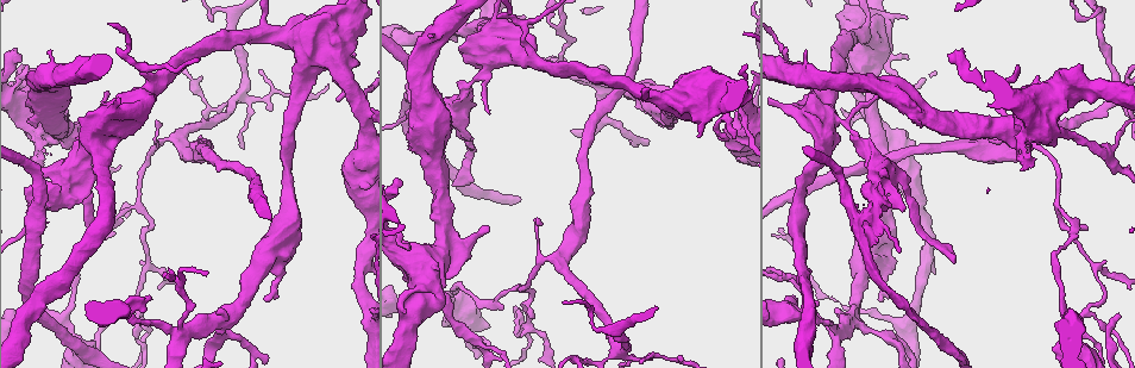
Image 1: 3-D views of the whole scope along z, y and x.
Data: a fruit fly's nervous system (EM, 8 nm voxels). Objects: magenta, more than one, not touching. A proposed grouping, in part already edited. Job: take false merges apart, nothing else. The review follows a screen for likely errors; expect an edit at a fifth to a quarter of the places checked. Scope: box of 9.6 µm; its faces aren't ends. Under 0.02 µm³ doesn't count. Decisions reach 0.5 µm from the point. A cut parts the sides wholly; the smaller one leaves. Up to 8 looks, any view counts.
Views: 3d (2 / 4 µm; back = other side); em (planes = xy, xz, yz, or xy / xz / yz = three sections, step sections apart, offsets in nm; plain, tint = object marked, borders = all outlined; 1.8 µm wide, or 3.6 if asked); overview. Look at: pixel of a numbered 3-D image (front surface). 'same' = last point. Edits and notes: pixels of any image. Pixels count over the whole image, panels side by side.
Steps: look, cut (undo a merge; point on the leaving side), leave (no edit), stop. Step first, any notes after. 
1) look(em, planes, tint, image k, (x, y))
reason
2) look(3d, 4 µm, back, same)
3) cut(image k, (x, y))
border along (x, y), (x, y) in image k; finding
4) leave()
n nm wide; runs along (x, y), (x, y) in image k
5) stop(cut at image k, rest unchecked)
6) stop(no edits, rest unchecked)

look(3d, 2 µm, image 1, (859, 222))
four or more arms meet

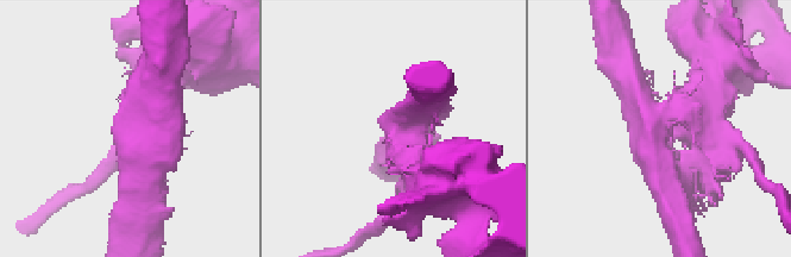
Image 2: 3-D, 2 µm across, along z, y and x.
look(em, 3.6 µm, planes, borders, image 2, (139, 130))

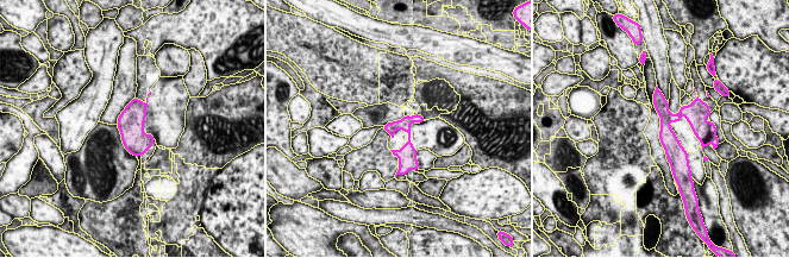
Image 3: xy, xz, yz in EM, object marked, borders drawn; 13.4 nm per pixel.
leave()
runs along (657, 93), (670, 117), (689, 114), (700, 124) in image 3; all the same neuron

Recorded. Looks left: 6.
look(em, planes, tint, image 1, (183, 331))
four or more arms meet

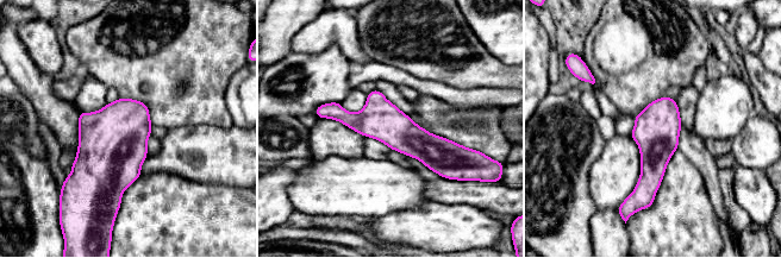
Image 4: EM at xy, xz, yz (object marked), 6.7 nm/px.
leave()
runs along (320, 112), (457, 150) in image 4; all the same neuron

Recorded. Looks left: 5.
look(em, 3.6 µm, planes, tint, image 1, (334, 49))
sharp bend

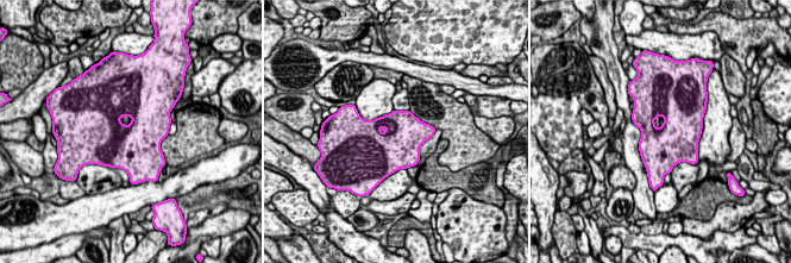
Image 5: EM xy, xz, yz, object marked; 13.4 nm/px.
leave()
one neuron here

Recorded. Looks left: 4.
stop(no edits, rest unchecked)

